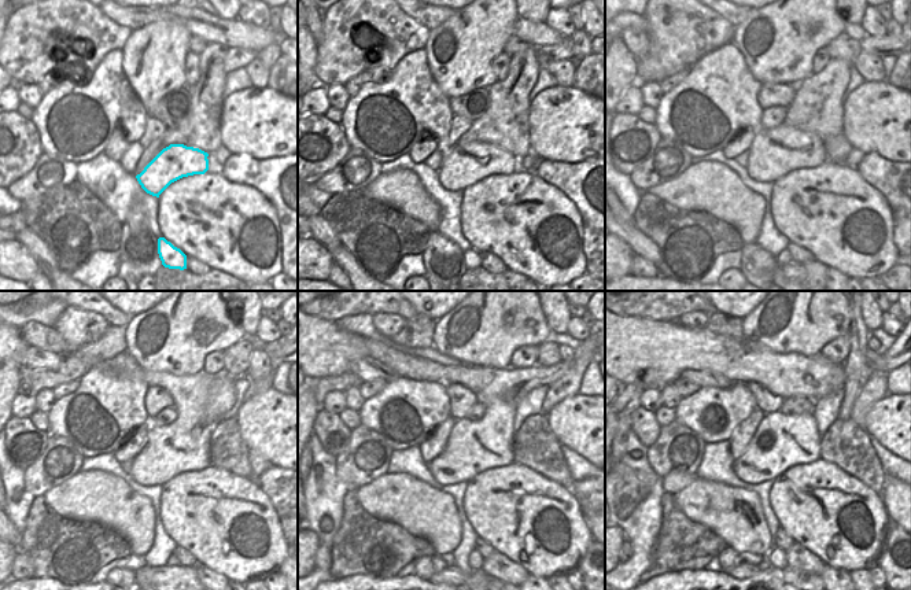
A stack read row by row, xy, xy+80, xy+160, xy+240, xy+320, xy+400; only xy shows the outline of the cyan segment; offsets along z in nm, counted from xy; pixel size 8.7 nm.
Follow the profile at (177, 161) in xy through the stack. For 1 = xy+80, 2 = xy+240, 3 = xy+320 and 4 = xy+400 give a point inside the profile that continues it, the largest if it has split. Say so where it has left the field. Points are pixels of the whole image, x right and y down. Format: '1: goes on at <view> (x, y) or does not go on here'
1: goes on at xy+80 (464, 165)
2: goes on at xy+240 (183, 446)
3: goes on at xy+320 (474, 446)
4: goes on at xy+400 (779, 442)

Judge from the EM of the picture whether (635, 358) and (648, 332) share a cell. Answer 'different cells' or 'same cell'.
same cell

